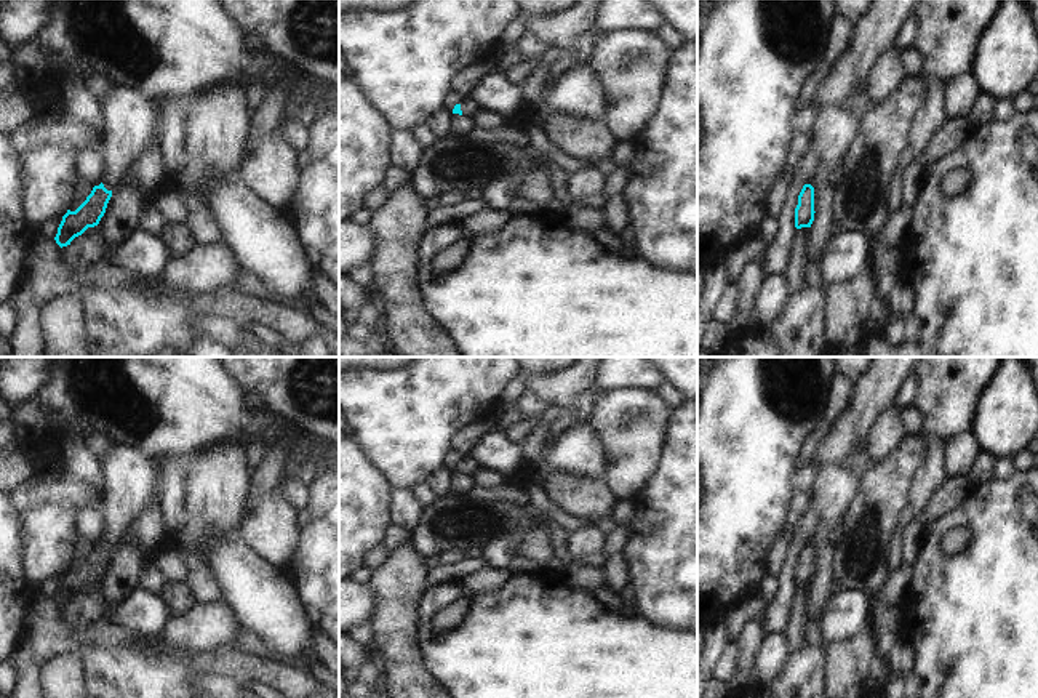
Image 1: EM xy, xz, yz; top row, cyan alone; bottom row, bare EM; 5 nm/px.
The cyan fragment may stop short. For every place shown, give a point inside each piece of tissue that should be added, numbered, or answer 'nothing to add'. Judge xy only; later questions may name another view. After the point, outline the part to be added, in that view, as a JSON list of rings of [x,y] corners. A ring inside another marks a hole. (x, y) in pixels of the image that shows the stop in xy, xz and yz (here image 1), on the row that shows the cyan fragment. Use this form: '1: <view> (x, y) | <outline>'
1: xy (130, 120) | [[[112,85],[99,104],[102,139],[98,152],[104,158],[101,183],[107,191],[115,191],[128,166],[150,147],[158,117],[154,101],[125,85]]]

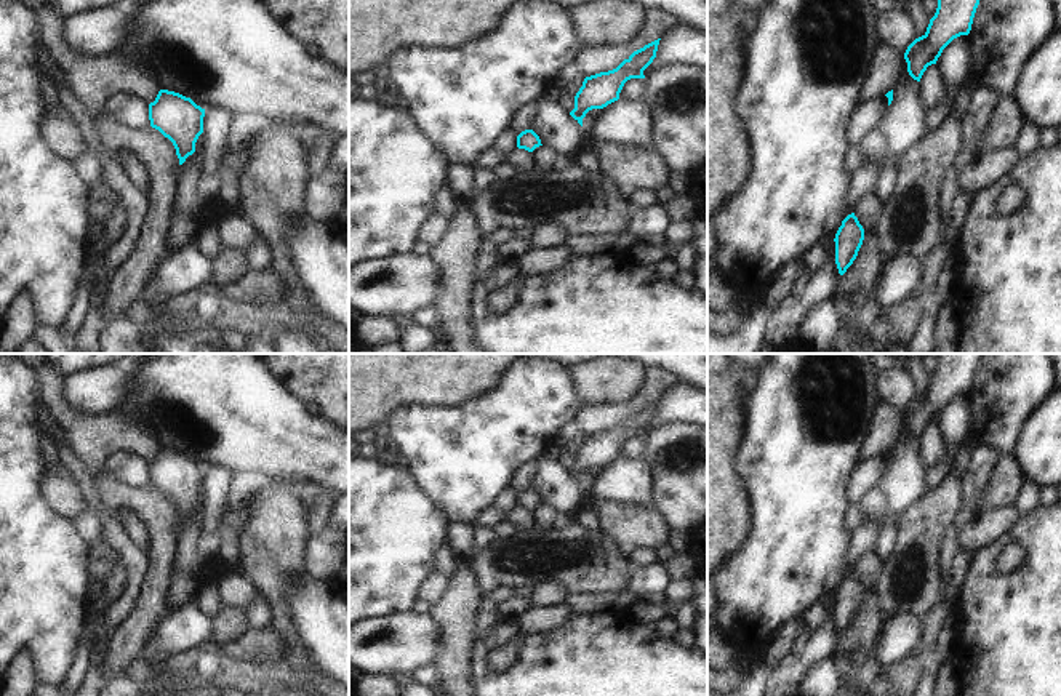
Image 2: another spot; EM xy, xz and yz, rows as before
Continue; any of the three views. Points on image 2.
nothing to add

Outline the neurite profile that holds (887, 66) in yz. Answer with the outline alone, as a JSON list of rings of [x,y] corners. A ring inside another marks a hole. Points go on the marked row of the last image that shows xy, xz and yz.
[[[880,42],[874,53],[871,70],[861,88],[858,106],[866,101],[885,96],[888,91],[891,91],[899,80],[904,67],[904,54],[888,43]]]

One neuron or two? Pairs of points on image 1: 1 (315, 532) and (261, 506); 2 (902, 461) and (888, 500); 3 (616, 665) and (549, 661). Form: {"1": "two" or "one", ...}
{"1": "two", "2": "one", "3": "one"}

